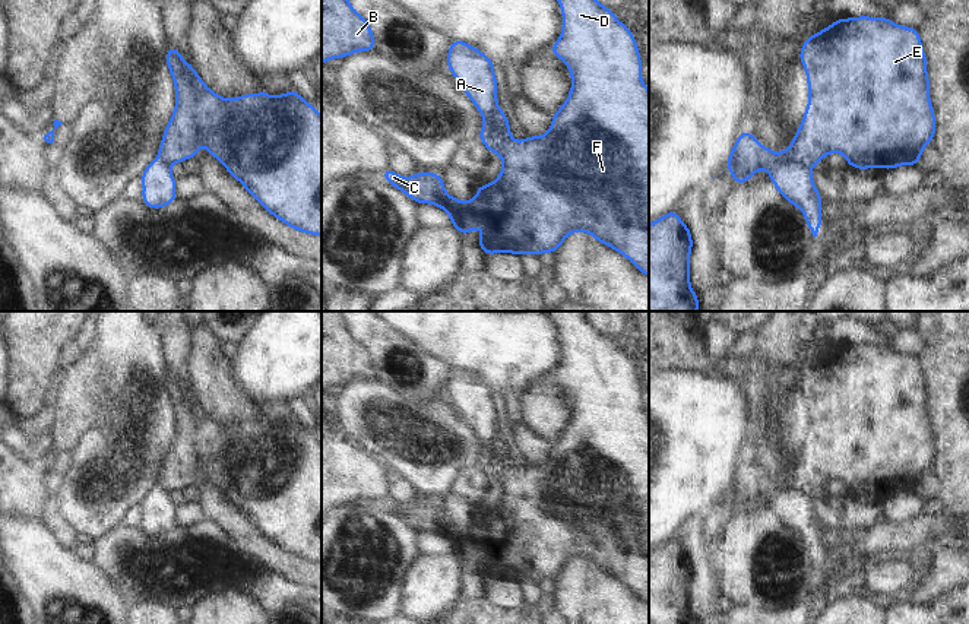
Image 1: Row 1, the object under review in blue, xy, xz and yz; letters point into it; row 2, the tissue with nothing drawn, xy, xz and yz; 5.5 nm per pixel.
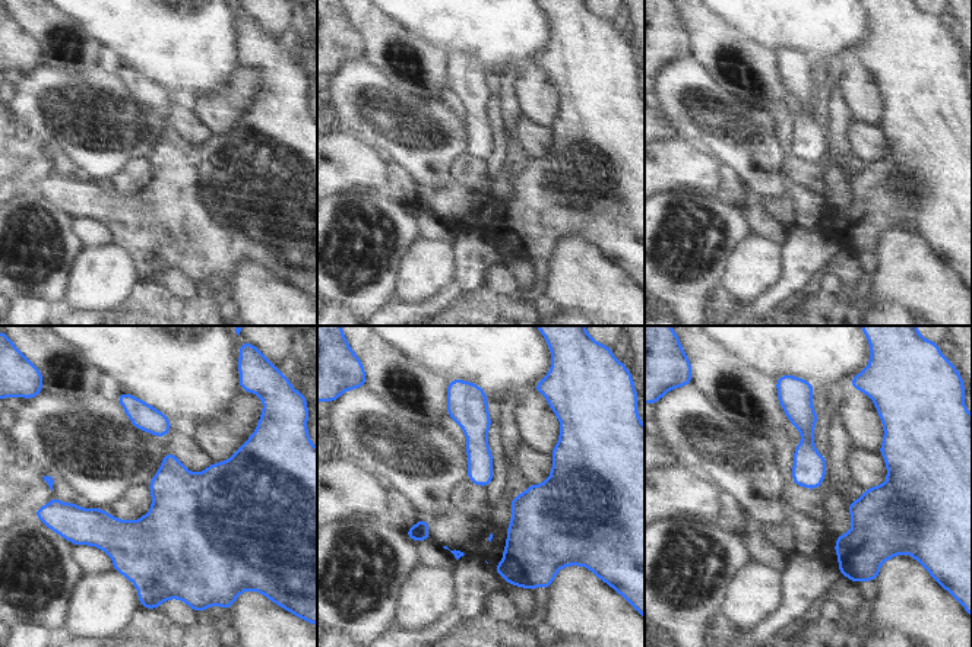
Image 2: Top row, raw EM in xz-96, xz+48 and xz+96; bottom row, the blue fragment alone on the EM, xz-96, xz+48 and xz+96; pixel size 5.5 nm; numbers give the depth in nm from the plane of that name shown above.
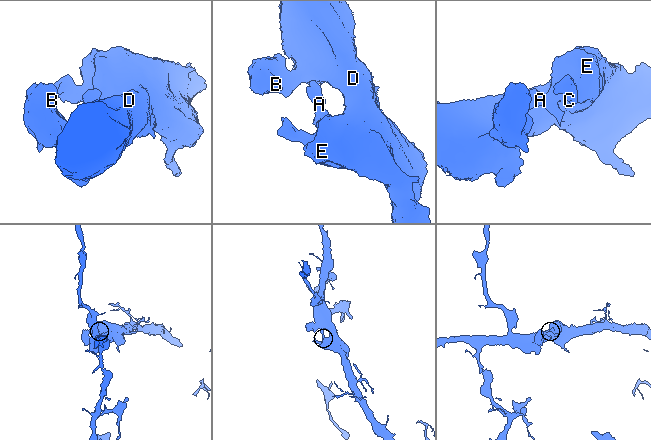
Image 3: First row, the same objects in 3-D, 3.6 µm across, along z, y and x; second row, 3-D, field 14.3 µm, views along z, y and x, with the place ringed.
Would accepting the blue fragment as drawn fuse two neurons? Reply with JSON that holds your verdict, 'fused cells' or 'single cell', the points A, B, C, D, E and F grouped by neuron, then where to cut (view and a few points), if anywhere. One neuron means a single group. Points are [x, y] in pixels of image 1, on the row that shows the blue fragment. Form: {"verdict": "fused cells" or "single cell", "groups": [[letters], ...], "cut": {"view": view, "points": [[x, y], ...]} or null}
{"verdict": "fused cells", "groups": [["A"], ["B", "C", "D", "E", "F"]], "cut": {"view": "yz", "points": [[776, 155], [781, 160], [795, 160], [808, 168]]}}

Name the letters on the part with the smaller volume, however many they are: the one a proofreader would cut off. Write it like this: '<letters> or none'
A

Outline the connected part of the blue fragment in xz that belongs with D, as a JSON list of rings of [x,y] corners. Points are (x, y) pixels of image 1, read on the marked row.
[[[558,0],[563,19],[560,39],[550,48],[569,67],[571,91],[567,101],[552,115],[552,123],[545,136],[528,136],[514,142],[509,130],[507,115],[498,110],[494,117],[494,130],[482,137],[490,153],[503,158],[500,177],[478,186],[476,199],[462,202],[450,197],[440,174],[417,172],[403,178],[390,168],[381,171],[389,184],[403,191],[417,203],[433,203],[450,213],[452,227],[462,235],[476,227],[484,228],[478,243],[485,256],[490,253],[557,253],[564,238],[576,229],[593,235],[624,254],[642,273],[649,276],[649,91],[643,85],[634,35],[615,19],[614,12],[605,9],[598,0]]]

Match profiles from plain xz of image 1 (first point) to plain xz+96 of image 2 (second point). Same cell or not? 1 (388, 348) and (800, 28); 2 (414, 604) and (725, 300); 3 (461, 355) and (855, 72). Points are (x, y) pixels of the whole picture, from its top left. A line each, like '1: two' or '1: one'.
1: two
2: two
3: two

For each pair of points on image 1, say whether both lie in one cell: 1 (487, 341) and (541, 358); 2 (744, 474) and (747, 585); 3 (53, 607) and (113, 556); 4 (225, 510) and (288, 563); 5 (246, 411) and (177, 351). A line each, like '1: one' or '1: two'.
1: one
2: two
3: two
4: one
5: two

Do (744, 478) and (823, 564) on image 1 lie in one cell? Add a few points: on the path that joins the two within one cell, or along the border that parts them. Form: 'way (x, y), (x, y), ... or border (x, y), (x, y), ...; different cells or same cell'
way (769, 488), (808, 528), (811, 539); same cell

